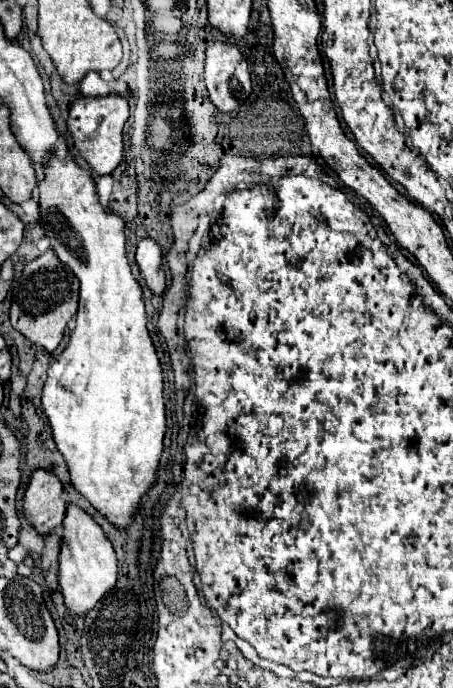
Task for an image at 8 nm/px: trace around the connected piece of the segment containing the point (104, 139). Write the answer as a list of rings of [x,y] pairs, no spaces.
[[[102,96],[102,98],[76,98],[70,106],[68,130],[74,136],[76,150],[84,156],[90,168],[104,176],[112,174],[122,160],[124,152],[124,124],[128,120],[128,102],[122,96]]]

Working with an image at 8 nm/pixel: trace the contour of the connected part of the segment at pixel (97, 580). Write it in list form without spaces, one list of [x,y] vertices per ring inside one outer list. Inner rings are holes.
[[[76,504],[66,506],[66,518],[60,530],[62,546],[58,558],[58,580],[64,602],[72,614],[84,616],[94,608],[116,584],[116,554],[102,528]]]

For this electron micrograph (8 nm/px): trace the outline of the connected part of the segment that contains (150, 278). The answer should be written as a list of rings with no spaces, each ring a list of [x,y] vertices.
[[[146,238],[138,244],[136,264],[138,264],[142,278],[146,280],[148,290],[154,296],[162,296],[162,292],[166,288],[164,286],[164,270],[162,270],[162,250],[152,238]]]

